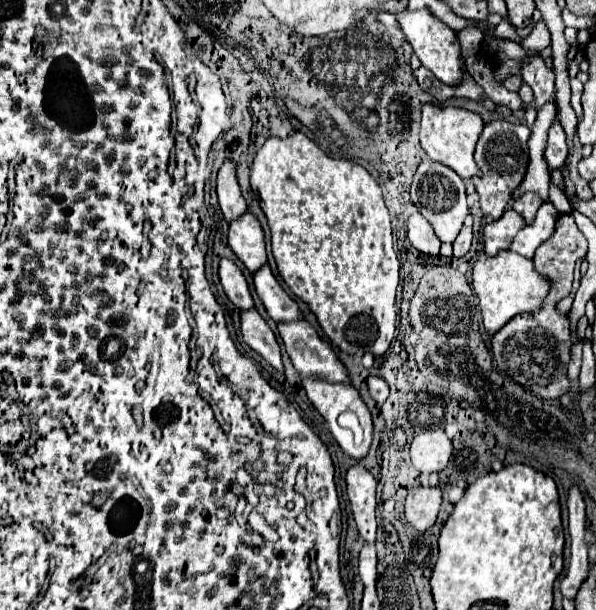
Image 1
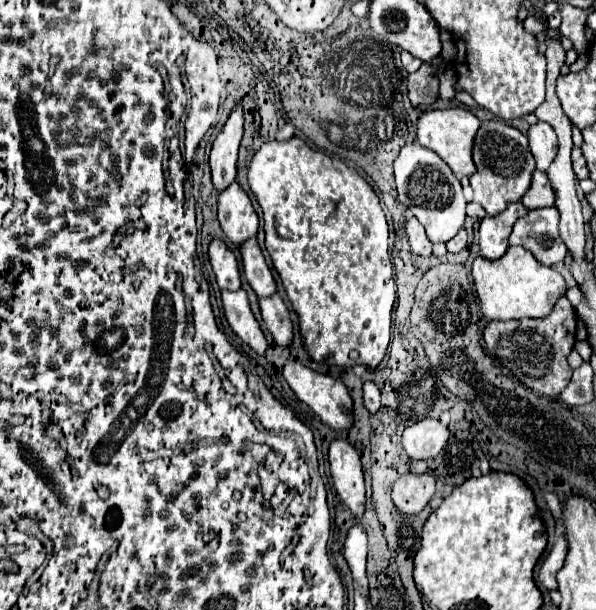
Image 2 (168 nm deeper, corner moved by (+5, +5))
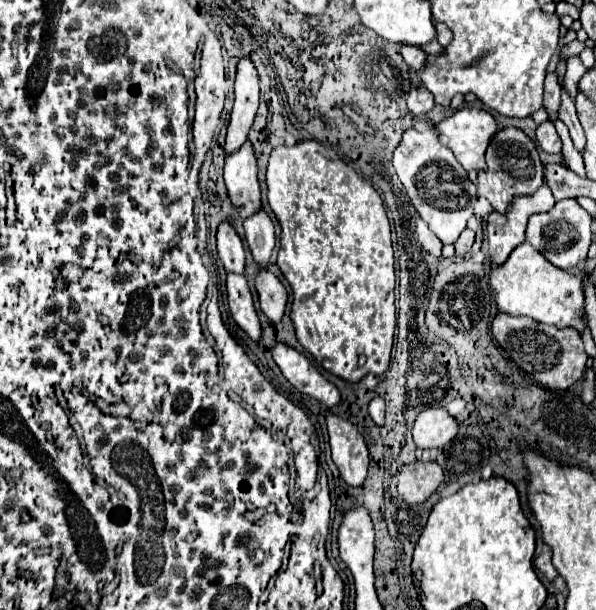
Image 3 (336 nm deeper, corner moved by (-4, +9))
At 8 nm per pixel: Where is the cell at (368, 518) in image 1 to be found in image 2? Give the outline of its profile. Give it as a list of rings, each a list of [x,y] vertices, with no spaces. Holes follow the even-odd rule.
[[[333,440],[329,448],[329,472],[341,500],[349,506],[355,518],[365,514],[365,480],[357,450],[345,440]]]

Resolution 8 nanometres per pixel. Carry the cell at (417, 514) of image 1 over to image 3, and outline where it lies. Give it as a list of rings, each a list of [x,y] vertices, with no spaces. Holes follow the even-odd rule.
[[[412,462],[402,466],[398,474],[398,494],[408,504],[422,504],[436,492],[444,478],[442,468],[436,462]]]

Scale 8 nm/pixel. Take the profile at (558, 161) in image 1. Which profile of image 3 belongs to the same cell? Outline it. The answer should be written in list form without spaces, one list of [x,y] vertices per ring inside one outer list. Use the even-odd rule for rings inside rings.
[[[550,120],[542,122],[542,124],[536,128],[536,140],[538,140],[540,148],[542,148],[544,152],[548,152],[548,154],[556,154],[556,152],[560,152],[560,148],[562,148],[562,142],[560,142],[560,138],[558,138],[558,134],[556,134],[556,128],[554,128],[554,124],[552,124]]]

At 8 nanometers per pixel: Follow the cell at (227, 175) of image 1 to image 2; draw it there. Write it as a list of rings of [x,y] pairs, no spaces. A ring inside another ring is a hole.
[[[237,106],[223,130],[219,132],[217,140],[213,142],[211,154],[209,154],[209,164],[211,164],[211,174],[213,174],[213,186],[221,194],[235,182],[235,164],[237,164],[237,150],[239,142],[243,136],[243,110]]]

